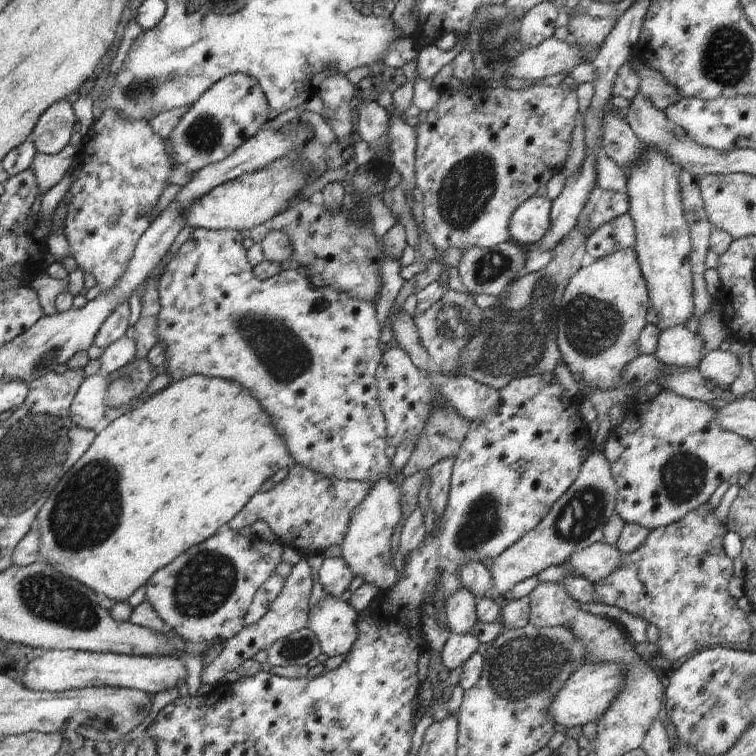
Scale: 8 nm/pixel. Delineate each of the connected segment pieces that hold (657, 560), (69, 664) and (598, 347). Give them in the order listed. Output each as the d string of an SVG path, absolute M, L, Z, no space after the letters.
M708 504L688 512L684 518L666 527L650 532L646 542L632 553L622 553L620 566L594 586L597 604L608 605L640 616L648 624L659 628L659 655L669 661L685 660L709 646L731 643L748 644L754 630L748 615L737 606L737 599L730 596L728 584L733 578L733 560L723 550L722 536L727 528L716 518L715 510Z
M46 649L42 656L32 658L20 684L34 692L56 692L82 689L85 687L110 686L140 690L146 694L158 694L163 690L178 687L182 680L187 679L185 662L173 656L134 656L112 653L98 654L71 649Z
M634 248L596 259L569 279L558 304L557 340L562 361L578 383L581 397L588 399L588 394L583 394L584 384L600 390L616 389L624 366L639 356L636 340L647 324L649 303Z

